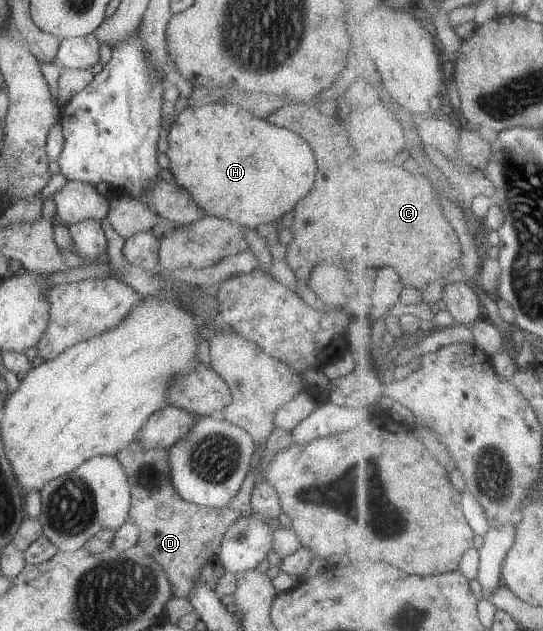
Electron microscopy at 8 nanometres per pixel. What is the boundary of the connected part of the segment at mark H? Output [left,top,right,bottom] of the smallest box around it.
[165,103,315,229]

